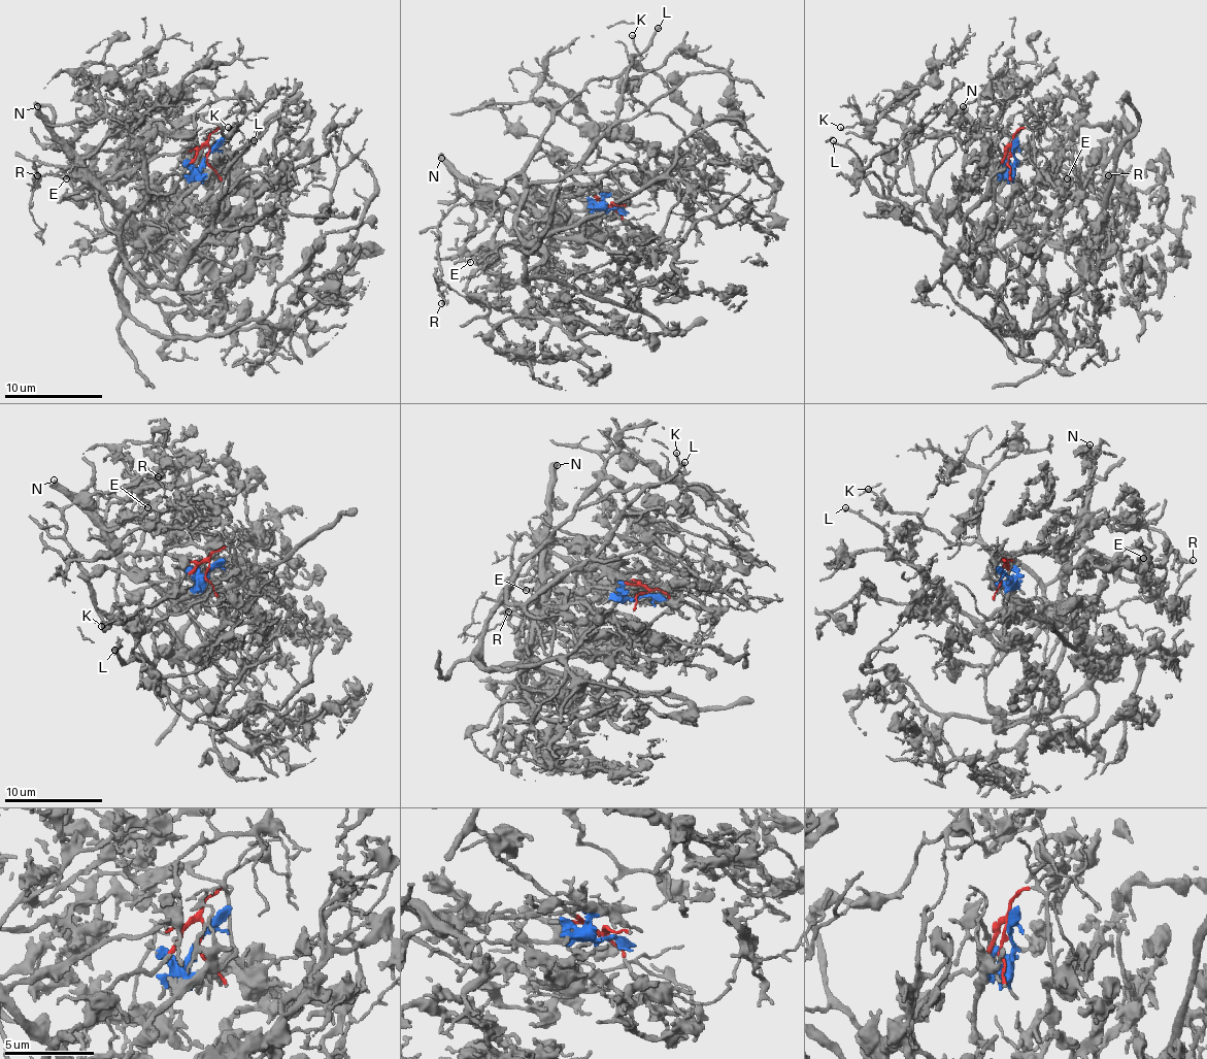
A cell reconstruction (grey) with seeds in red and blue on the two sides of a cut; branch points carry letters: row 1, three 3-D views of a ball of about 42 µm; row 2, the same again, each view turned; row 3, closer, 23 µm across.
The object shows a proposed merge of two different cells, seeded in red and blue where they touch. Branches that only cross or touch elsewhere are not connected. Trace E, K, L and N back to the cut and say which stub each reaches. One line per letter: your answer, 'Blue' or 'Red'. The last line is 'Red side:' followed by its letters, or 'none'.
E: Blue
K: Red
L: Red
N: Blue
Red side: K, L

